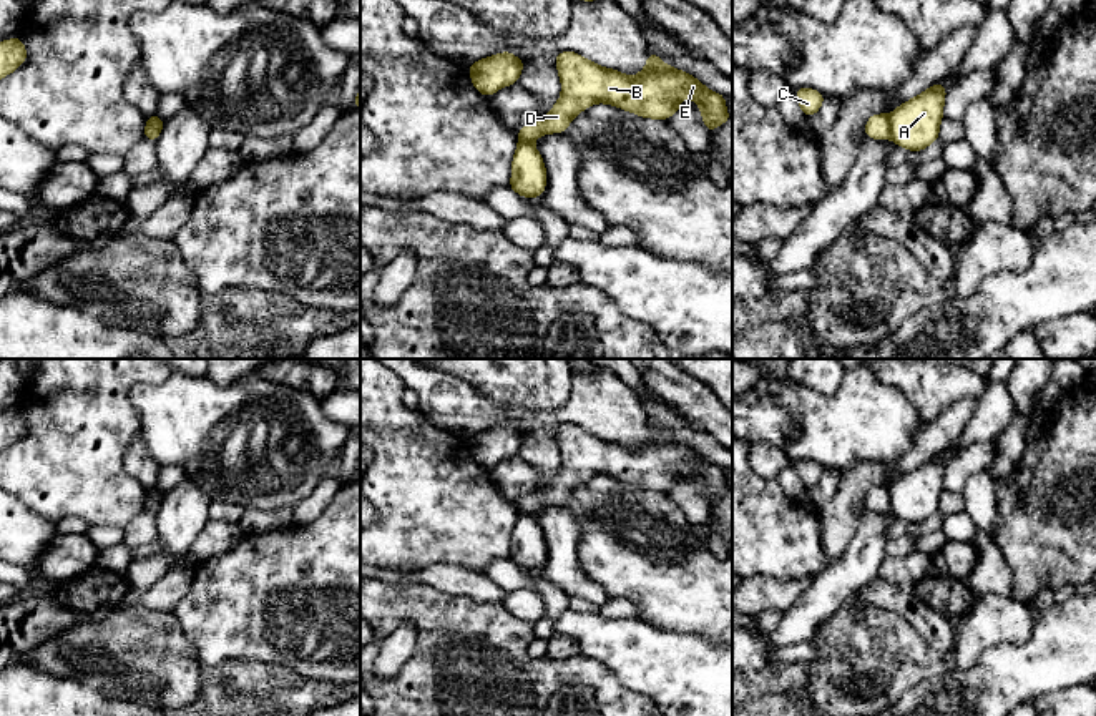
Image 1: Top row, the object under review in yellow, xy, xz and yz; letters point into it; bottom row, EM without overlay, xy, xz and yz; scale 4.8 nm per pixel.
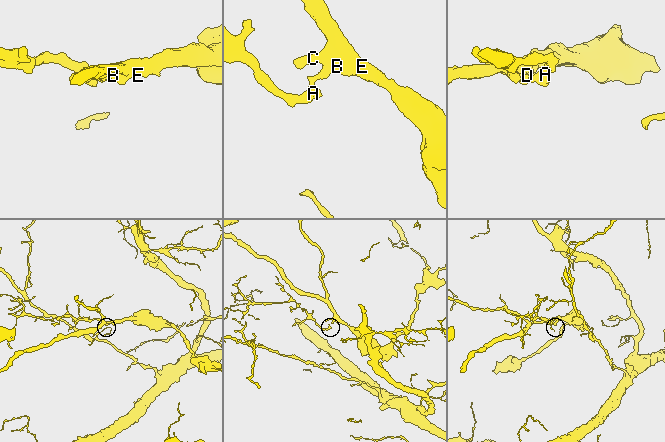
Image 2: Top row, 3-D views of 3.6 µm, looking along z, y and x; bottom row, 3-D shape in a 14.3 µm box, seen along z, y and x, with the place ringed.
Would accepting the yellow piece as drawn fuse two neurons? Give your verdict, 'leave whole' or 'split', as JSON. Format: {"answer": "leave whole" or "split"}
{"answer": "split"}

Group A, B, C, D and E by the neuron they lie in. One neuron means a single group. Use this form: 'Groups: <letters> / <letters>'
Groups: A / B C D E

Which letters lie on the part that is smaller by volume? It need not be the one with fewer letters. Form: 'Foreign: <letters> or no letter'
Foreign: A

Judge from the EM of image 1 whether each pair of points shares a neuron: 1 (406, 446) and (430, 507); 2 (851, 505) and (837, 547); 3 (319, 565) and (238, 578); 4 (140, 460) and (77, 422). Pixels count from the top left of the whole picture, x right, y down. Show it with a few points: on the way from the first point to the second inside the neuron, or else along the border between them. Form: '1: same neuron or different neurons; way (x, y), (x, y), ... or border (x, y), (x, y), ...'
1: same neuron; way (414, 460), (429, 492)
2: same neuron; way (841, 515), (837, 519), (837, 537)
3: same neuron; way (299, 578), (258, 578)
4: different neurons; border (138, 432), (128, 446), (123, 467), (145, 487)

